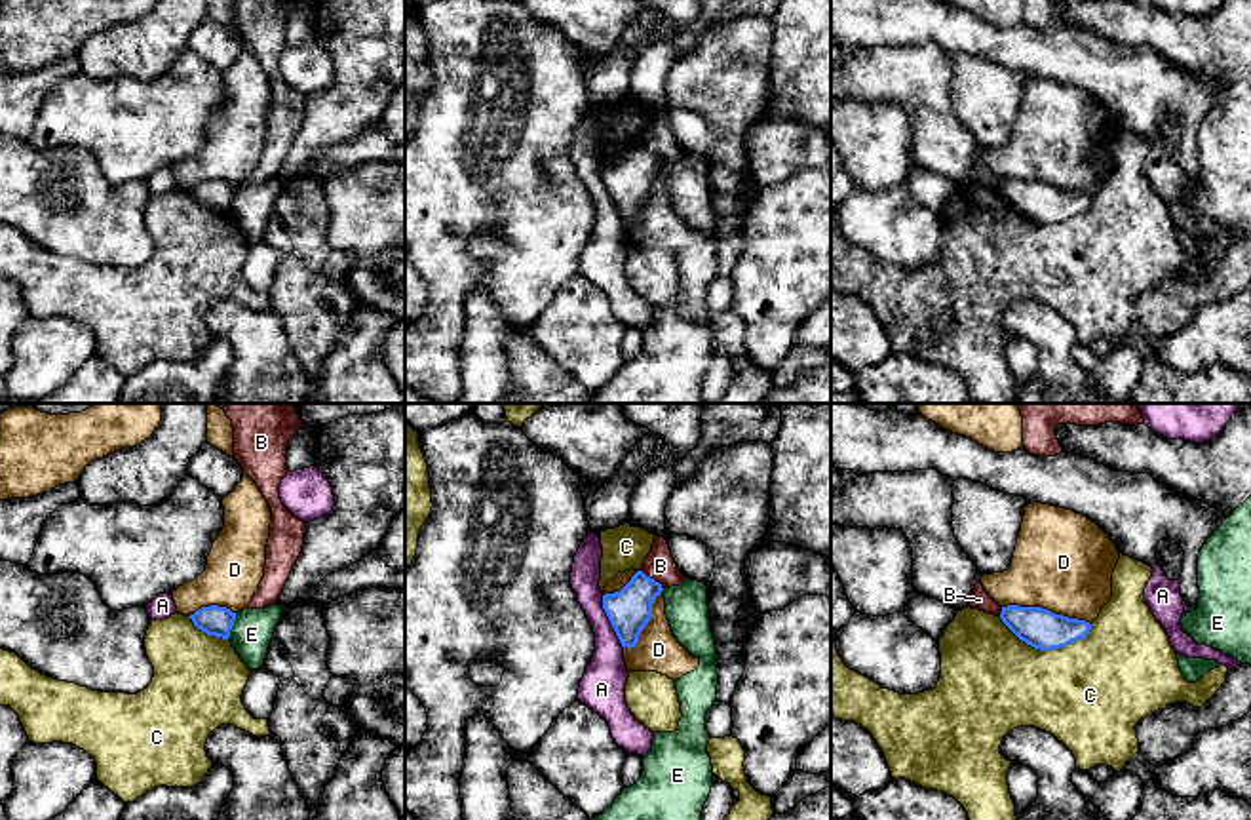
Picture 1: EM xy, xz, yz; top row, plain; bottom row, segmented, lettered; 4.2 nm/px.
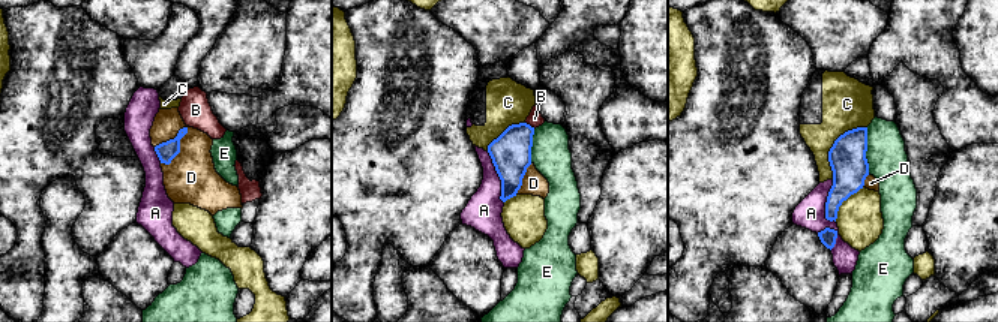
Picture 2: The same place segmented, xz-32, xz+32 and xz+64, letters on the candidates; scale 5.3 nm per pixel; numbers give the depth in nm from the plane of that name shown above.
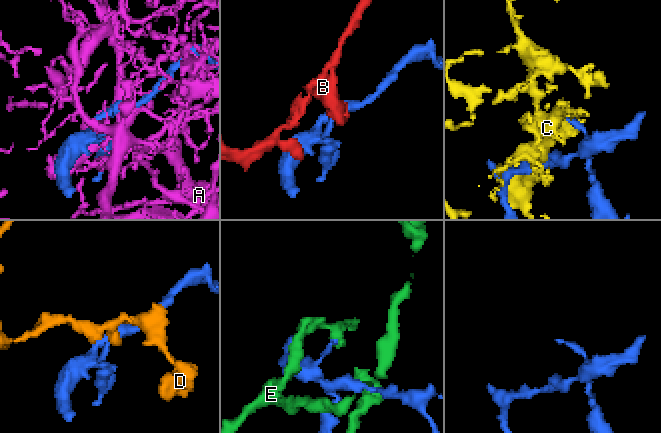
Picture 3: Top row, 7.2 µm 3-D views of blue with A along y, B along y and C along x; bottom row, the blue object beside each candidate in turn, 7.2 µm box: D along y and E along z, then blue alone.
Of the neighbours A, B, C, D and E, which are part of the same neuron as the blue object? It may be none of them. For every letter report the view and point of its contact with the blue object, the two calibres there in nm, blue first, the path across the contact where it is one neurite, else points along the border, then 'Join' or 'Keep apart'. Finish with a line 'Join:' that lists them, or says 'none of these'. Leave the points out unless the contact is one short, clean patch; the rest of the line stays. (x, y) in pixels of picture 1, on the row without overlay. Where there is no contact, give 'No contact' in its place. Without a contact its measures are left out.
A: Touches blue at xz (611, 196). Thickness 180 nm (blue) against 180 nm. Keep apart
B: Touches blue at xz (653, 153). Thickness 180 nm (blue) against 130 nm. Boundary: xz (641, 143), (662, 162). Keep apart
C: Touches blue at yz (1046, 223). Thickness 170 nm (blue) against 440 nm. Keep apart
D: Touches blue at yz (1046, 183). Thickness 170 nm (blue) against 420 nm. Boundary: yz (1002, 179), (1040, 179), (1084, 193), (1090, 198). Keep apart
E: Touches blue at xy (232, 198). Thickness 130 nm (blue) against 180 nm. Keep apart
Join: none of these

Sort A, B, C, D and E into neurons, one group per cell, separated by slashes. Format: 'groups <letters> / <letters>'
groups A / B / C / D / E

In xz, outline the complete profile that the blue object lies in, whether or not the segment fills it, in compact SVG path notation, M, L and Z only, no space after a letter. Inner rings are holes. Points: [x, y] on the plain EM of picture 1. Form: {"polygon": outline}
{"polygon": "M637 145L631 154L614 167L603 169L603 183L622 217L635 221L652 188L652 177L662 167L662 158Z"}

